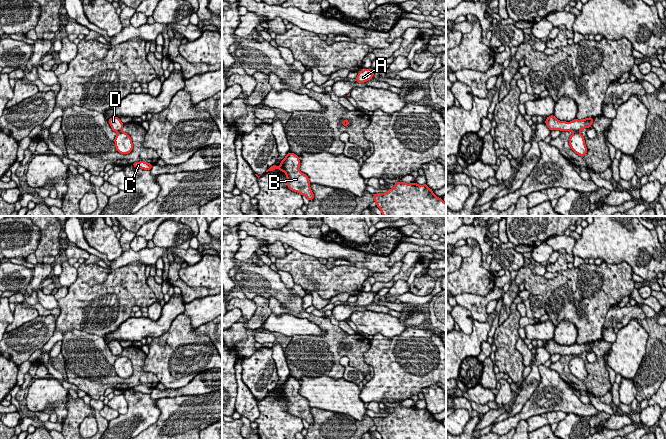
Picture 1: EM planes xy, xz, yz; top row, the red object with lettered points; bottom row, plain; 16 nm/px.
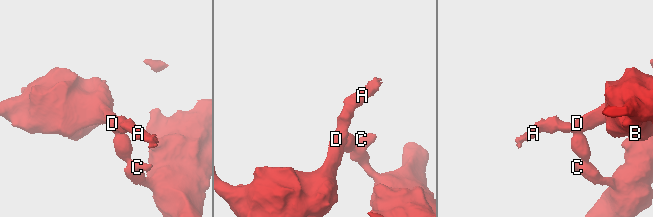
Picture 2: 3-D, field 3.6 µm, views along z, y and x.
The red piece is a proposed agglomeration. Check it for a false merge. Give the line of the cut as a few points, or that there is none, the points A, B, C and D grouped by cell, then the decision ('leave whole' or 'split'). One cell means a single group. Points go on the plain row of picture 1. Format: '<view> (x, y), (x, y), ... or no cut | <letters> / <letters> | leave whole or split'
yz (574, 355), (579, 356) | A B D / C | split

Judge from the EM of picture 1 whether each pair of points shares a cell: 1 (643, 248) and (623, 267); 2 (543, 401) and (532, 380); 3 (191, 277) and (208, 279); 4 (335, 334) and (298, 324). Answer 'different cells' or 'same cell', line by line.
1: different cells
2: different cells
3: same cell
4: different cells

